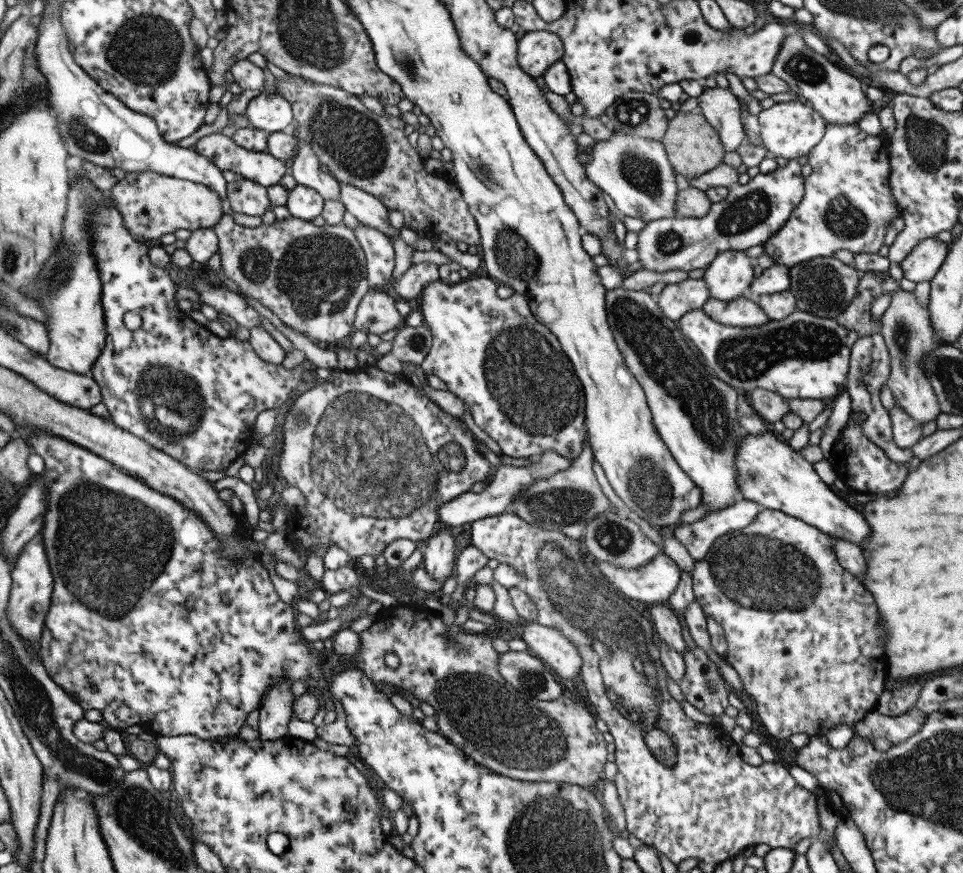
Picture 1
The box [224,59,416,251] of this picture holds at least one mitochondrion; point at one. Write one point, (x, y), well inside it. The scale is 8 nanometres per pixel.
(353, 140)

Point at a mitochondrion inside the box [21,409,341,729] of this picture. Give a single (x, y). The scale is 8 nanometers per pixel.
(105, 549)

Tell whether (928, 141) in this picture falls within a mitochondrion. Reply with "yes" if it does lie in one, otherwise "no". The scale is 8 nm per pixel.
yes

